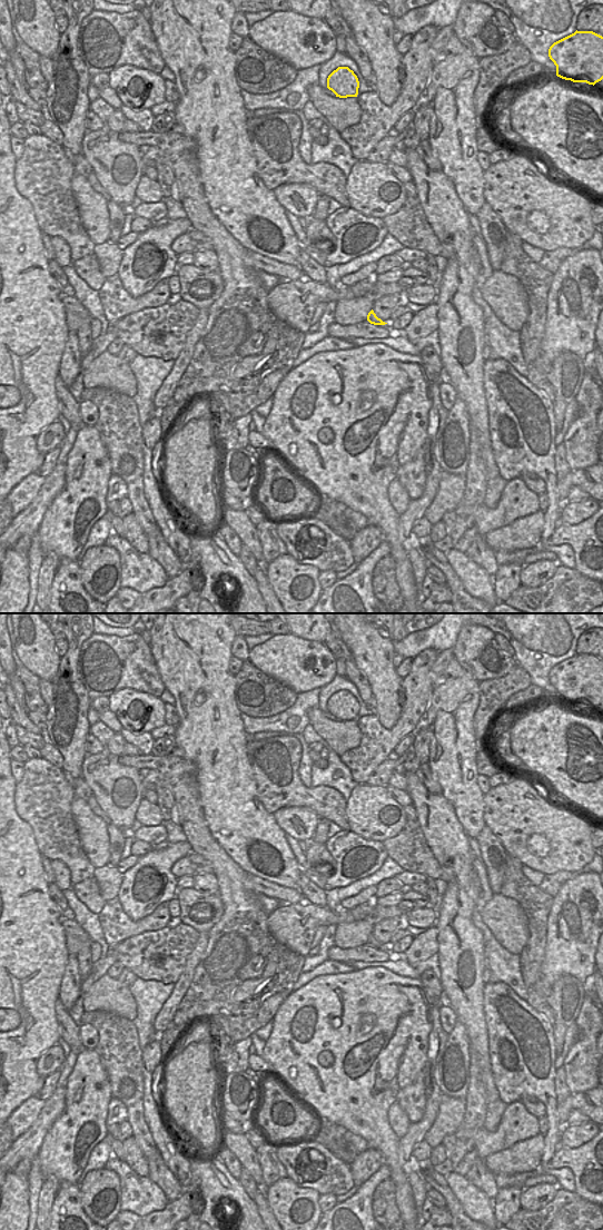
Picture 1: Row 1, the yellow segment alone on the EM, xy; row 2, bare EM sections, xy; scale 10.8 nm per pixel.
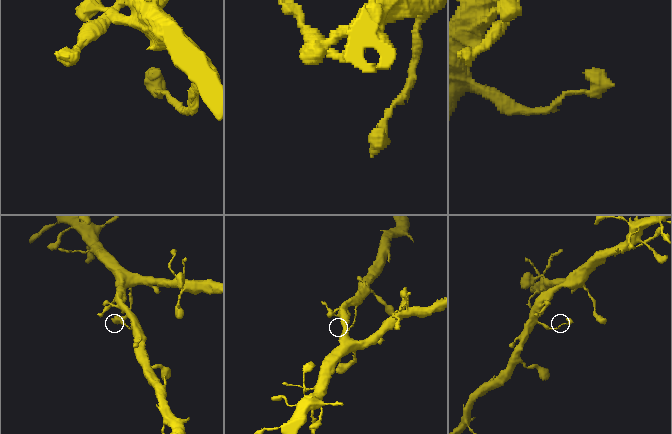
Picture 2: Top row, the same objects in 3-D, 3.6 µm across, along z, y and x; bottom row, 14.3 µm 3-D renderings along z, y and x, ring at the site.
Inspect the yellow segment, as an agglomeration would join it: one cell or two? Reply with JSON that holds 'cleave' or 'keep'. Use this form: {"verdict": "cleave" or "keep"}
{"verdict": "keep"}

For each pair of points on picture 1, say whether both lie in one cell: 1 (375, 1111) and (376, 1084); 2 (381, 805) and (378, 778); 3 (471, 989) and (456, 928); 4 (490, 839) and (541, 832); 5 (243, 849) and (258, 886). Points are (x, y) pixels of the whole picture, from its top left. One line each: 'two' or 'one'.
1: one
2: two
3: one
4: two
5: two

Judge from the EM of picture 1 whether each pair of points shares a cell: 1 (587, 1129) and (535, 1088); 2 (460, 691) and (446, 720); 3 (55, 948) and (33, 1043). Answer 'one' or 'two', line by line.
1: two
2: one
3: one

